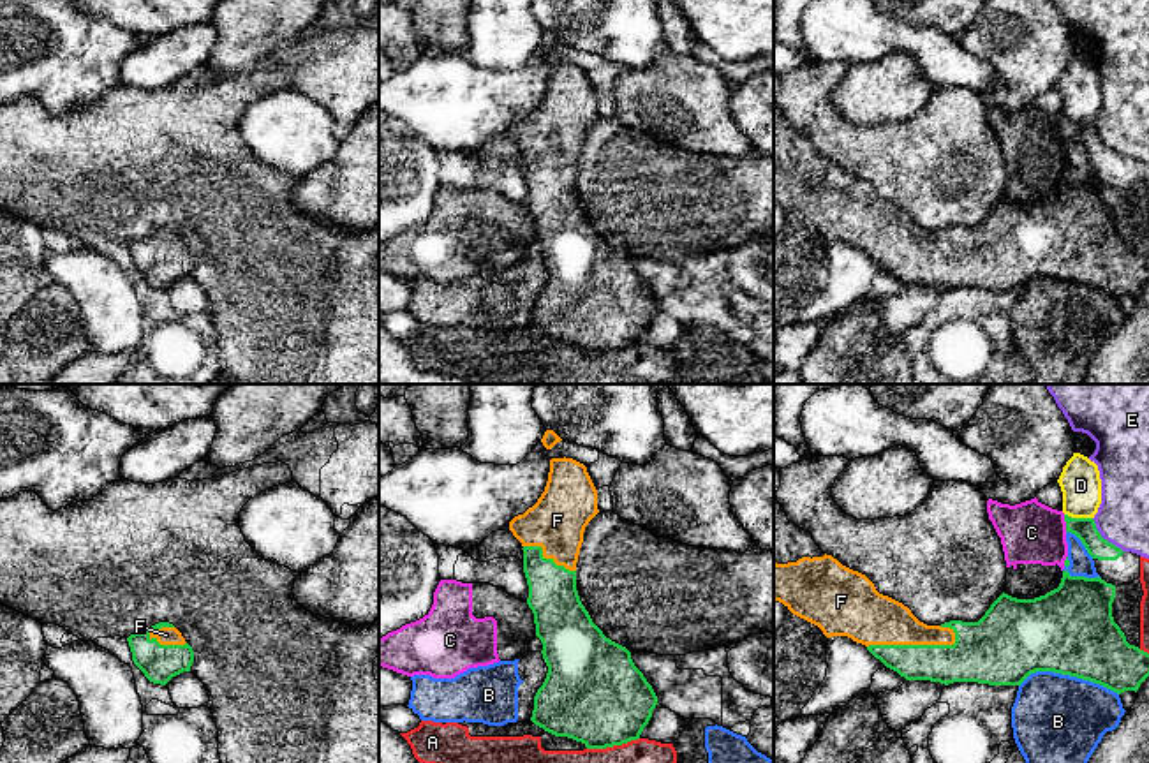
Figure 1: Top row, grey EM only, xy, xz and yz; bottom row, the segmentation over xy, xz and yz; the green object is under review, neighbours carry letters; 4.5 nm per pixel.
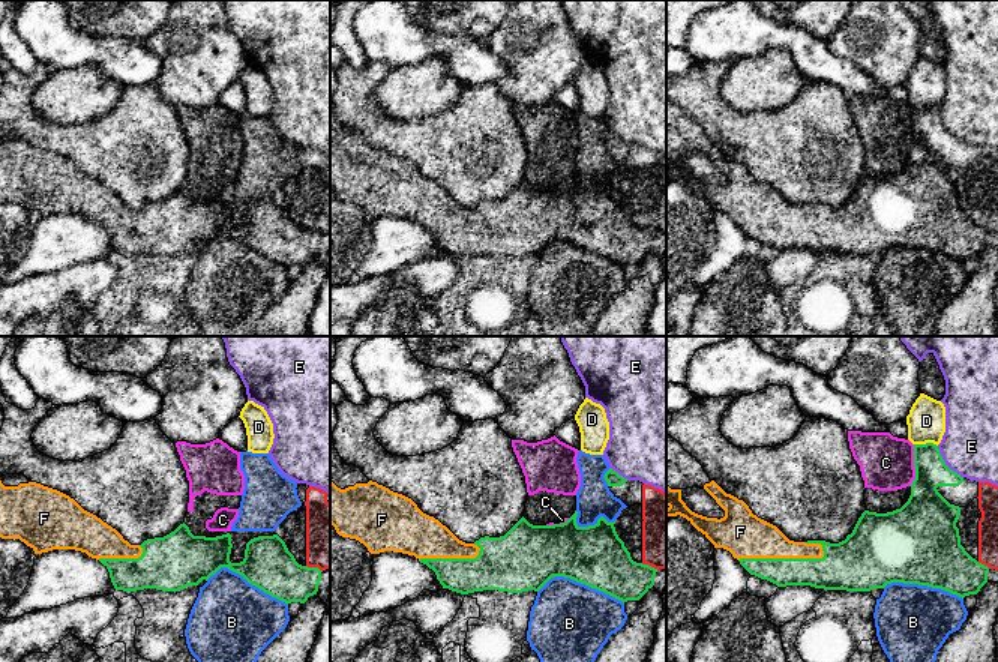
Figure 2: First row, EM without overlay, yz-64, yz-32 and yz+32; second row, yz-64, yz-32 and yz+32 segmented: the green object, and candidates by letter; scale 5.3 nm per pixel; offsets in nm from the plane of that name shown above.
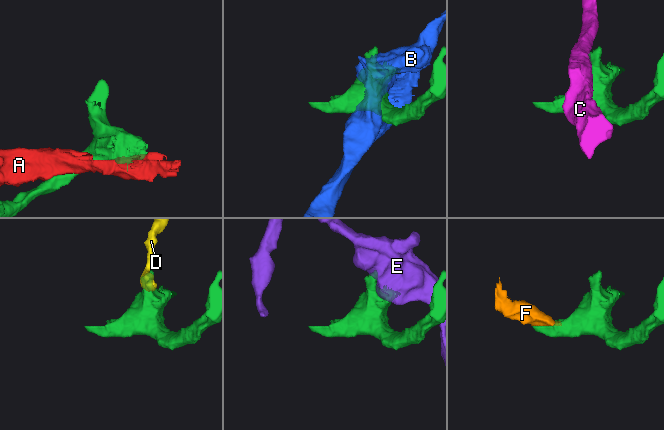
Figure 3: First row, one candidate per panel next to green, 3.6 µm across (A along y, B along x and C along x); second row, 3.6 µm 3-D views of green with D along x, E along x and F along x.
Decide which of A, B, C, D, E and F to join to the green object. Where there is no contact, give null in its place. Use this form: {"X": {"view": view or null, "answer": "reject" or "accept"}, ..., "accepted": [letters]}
{"A": {"view": "xz", "answer": "reject"}, "B": {"view": "yz", "answer": "reject"}, "C": {"view": "yz", "answer": "reject"}, "D": {"view": "yz", "answer": "reject"}, "E": {"view": "yz", "answer": "reject"}, "F": {"view": "yz", "answer": "accept"}, "accepted": ["F"]}

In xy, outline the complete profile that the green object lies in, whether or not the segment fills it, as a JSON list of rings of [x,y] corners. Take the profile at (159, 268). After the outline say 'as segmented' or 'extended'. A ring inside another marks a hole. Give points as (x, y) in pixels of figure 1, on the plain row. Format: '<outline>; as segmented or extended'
[[[169,227],[127,243],[134,270],[153,287],[166,291],[173,282],[190,277],[194,256]]]; extended

